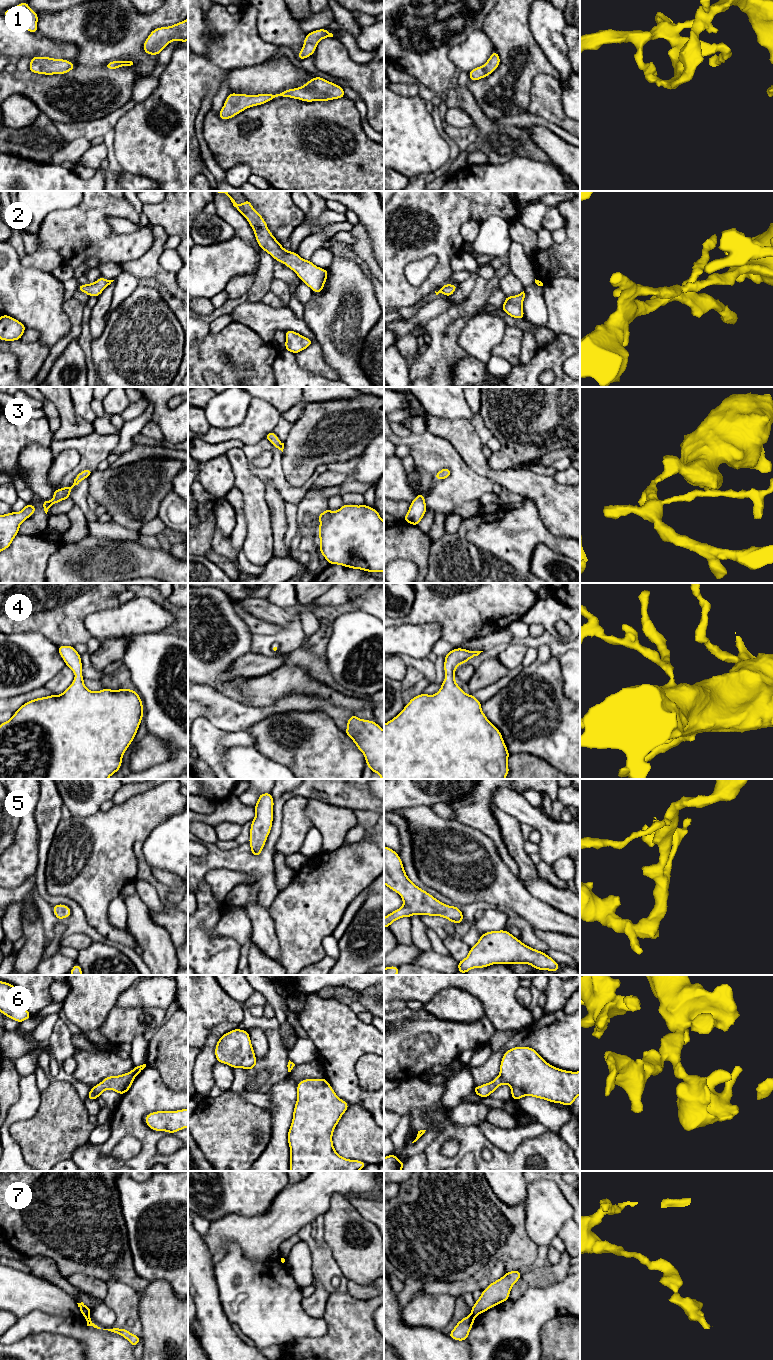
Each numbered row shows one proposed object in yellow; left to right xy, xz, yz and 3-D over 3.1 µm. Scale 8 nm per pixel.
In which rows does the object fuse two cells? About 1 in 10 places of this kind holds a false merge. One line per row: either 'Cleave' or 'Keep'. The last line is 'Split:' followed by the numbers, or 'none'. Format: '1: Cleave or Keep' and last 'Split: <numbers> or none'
1: Keep
2: Keep
3: Keep
4: Keep
5: Keep
6: Keep
7: Cleave
Split: 7

